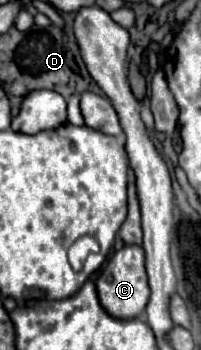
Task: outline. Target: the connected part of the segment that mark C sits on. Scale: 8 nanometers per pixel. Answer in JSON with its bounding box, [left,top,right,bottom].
[96,246,150,320]

